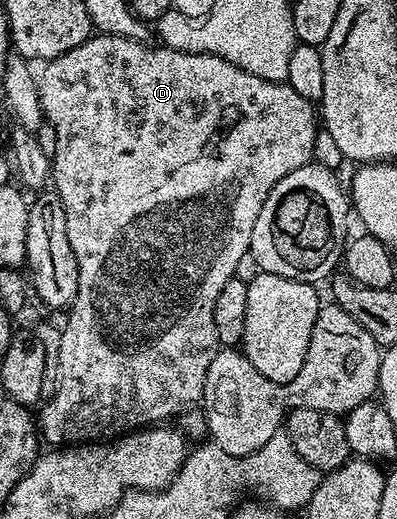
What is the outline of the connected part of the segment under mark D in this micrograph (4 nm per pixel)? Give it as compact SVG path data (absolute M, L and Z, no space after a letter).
M98 33L89 39L85 39L80 45L76 45L76 49L72 49L60 57L49 60L43 66L46 68L43 69L42 75L40 71L40 74L37 76L39 104L42 106L45 122L54 126L58 134L58 156L56 158L56 181L58 177L56 190L58 197L66 205L71 205L70 203L90 203L90 211L73 211L73 209L70 209L66 213L68 245L72 245L72 253L76 253L76 261L78 262L78 292L76 293L74 302L68 308L68 314L70 316L66 319L66 327L63 326L61 328L62 336L60 337L57 387L54 389L53 396L47 398L41 404L41 407L43 406L42 412L37 412L36 415L36 422L41 438L45 442L47 439L50 445L81 445L87 441L101 440L103 437L118 437L123 433L133 433L139 429L149 428L151 425L161 424L163 421L169 420L166 419L169 415L176 414L175 416L177 416L179 413L193 408L201 400L202 394L204 393L208 365L212 364L212 359L216 357L220 348L218 338L216 337L216 321L214 320L216 297L220 297L220 289L224 289L224 285L230 279L234 278L236 265L240 262L240 257L244 257L244 253L250 250L252 229L256 225L256 217L260 217L260 209L264 209L264 201L268 201L268 193L272 193L276 181L288 177L288 173L292 173L292 169L300 169L300 165L311 162L315 158L314 146L318 143L318 131L320 135L320 119L316 114L315 104L313 107L313 102L310 99L300 97L300 93L296 93L296 89L292 89L289 83L273 83L264 77L256 77L252 73L248 73L244 69L240 69L236 65L232 65L215 55L192 53L191 51L174 51L170 47L163 47L161 45L155 45L155 47L146 46L150 45L137 39Z

